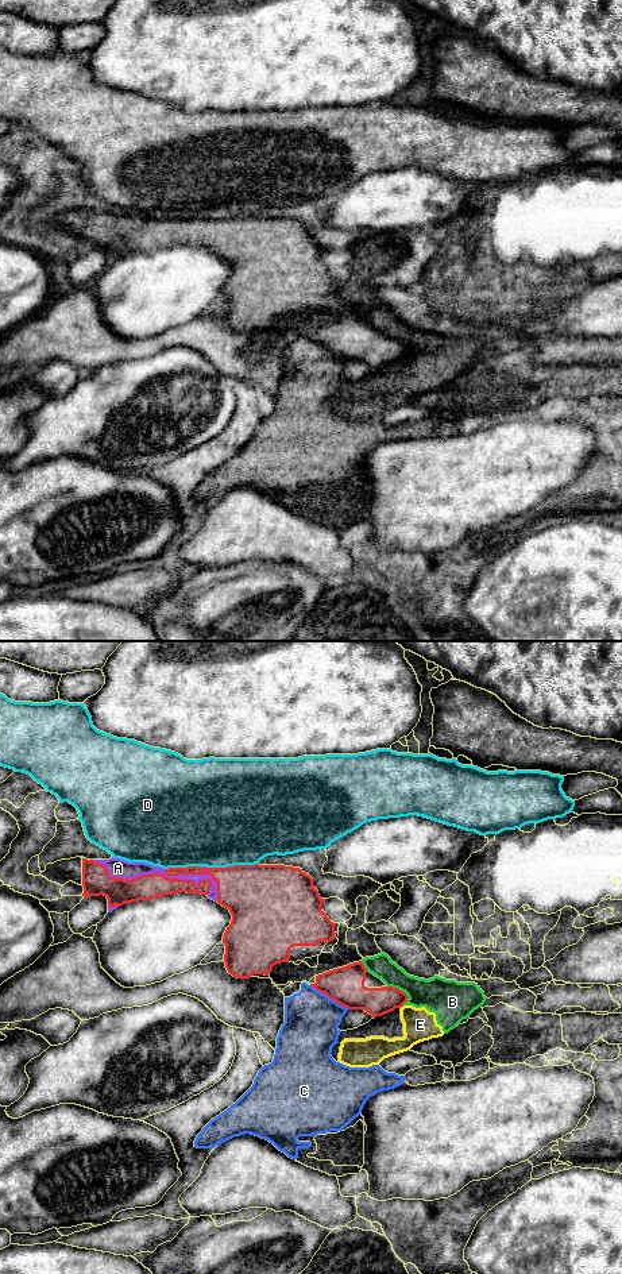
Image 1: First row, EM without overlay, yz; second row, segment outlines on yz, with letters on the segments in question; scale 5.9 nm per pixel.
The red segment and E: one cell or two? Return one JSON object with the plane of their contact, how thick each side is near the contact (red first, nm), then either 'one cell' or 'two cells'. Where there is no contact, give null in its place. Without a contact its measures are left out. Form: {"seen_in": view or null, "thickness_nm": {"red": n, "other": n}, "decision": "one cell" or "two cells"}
{"seen_in": "yz", "thickness_nm": {"red": 170, "other": 200}, "decision": "two cells"}

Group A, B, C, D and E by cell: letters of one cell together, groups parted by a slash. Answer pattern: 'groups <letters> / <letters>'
groups A / B E / C / D

